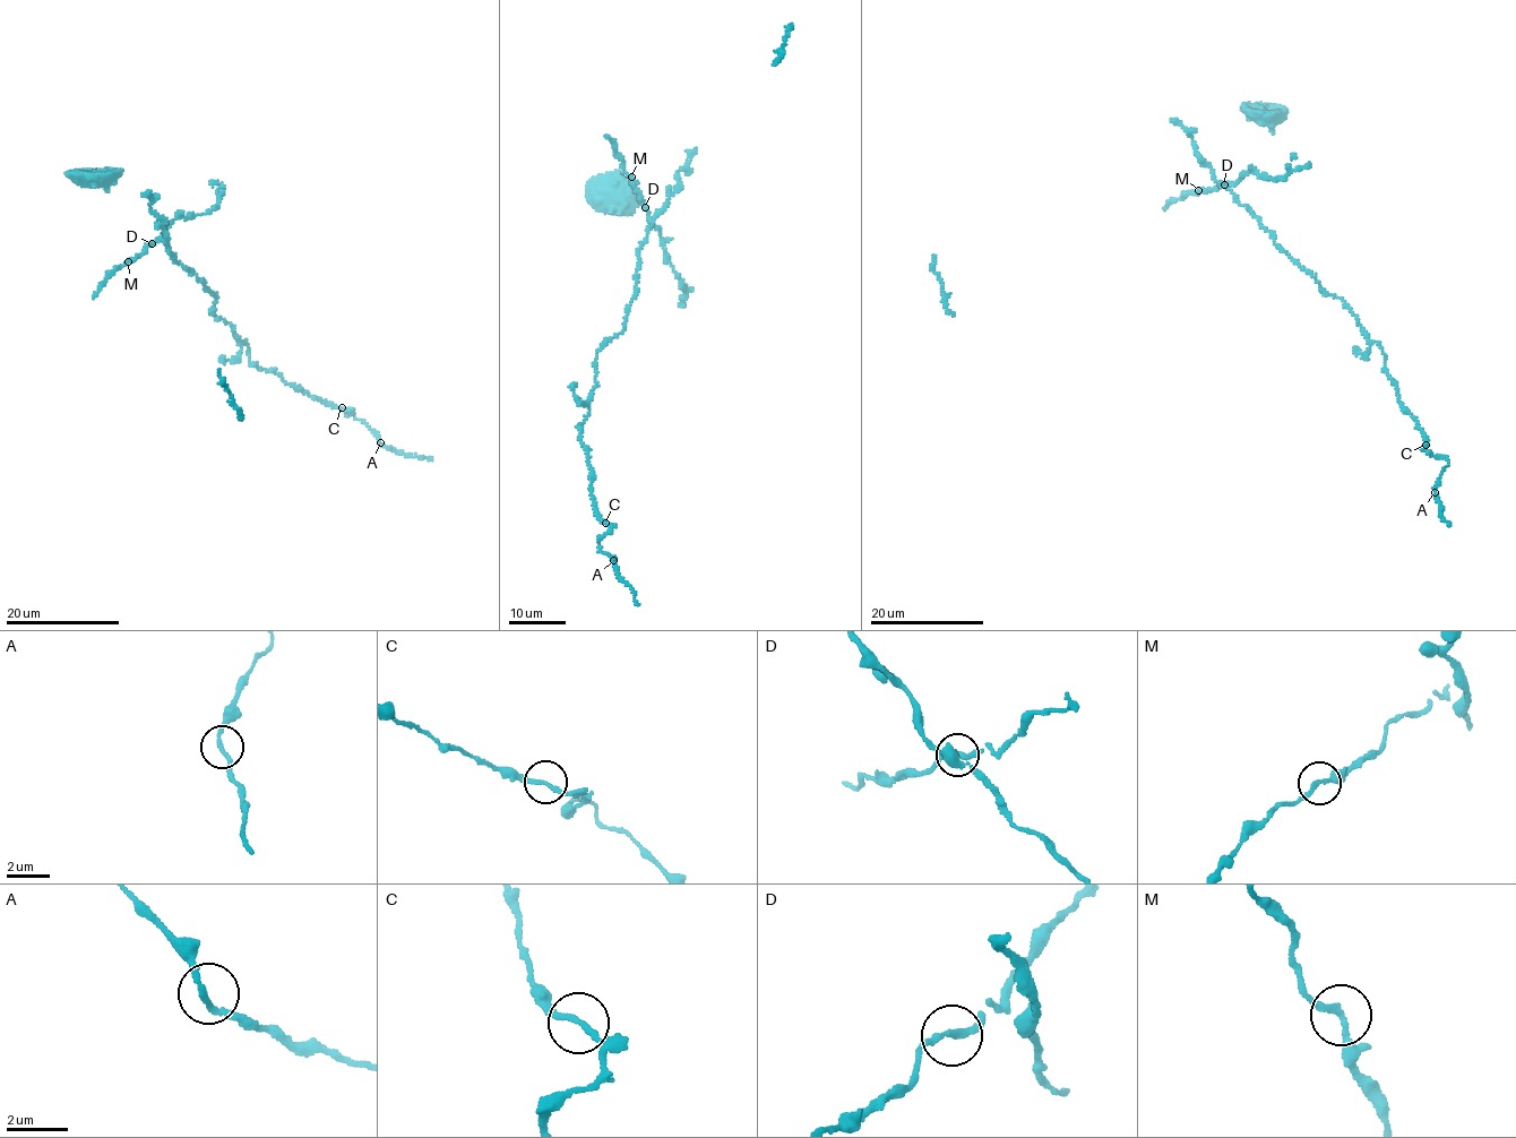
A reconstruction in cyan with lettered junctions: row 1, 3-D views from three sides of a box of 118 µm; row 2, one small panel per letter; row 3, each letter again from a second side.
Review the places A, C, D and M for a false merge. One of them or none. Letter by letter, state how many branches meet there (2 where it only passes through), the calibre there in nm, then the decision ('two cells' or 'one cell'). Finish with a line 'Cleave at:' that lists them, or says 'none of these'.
A: 2 branches meet; 190 nm thick; one cell
C: 2 branches meet; 200 nm thick; one cell
D: 2 branches meet; 200 nm thick; one cell
M: 2 branches meet; 200 nm thick; one cell
Cleave at: none of these

